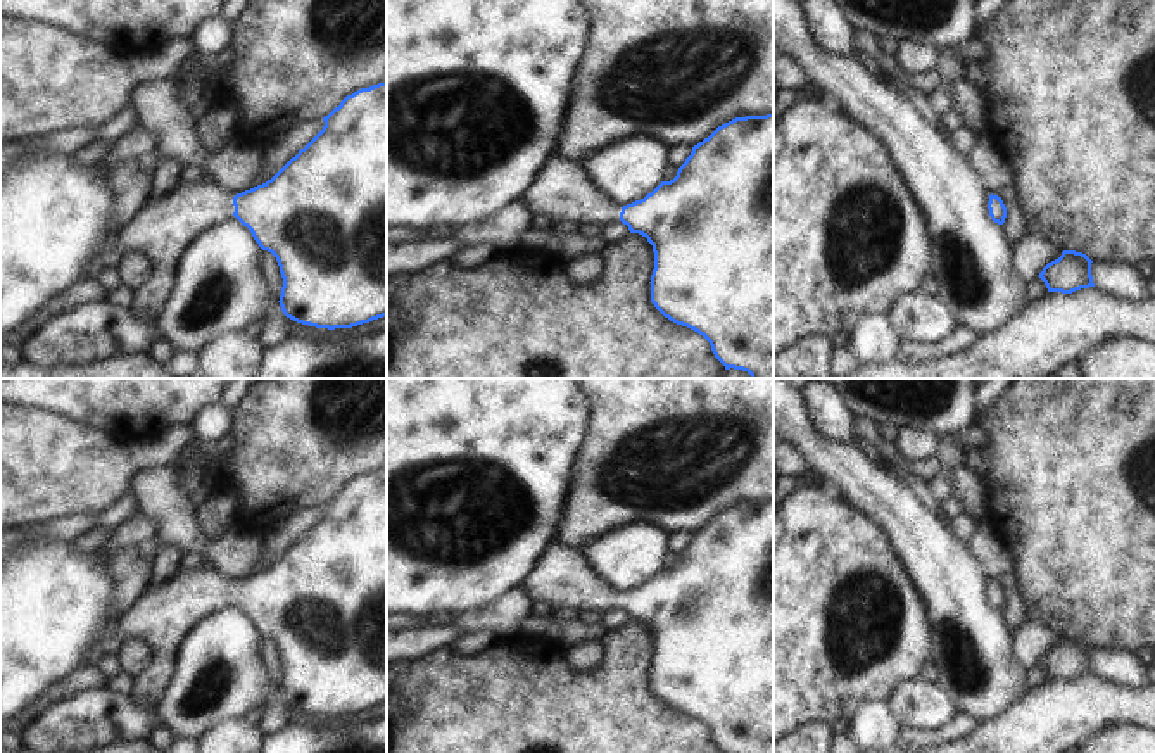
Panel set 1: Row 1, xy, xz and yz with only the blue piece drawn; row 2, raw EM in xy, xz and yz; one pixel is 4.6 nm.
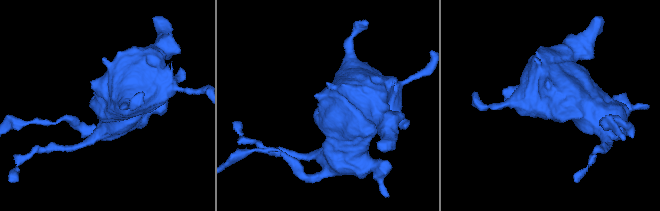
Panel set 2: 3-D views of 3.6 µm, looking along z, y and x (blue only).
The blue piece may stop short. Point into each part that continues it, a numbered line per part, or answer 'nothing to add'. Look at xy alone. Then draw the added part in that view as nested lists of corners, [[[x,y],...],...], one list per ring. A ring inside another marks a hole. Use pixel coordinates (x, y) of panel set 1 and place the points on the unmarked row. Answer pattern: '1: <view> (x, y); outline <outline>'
1: xy (164, 612); outline [[[197,568],[178,570],[167,582],[148,585],[116,620],[116,632],[86,653],[83,665],[119,655],[119,646],[126,641],[145,641],[150,646],[150,663],[133,679],[129,698],[138,710],[155,713],[171,679],[174,649],[199,620],[233,603],[233,584],[211,568]]]

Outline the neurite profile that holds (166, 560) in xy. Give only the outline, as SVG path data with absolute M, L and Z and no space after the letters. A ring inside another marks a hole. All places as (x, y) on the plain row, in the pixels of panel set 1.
M159 546L150 565L150 585L167 582L178 570L181 551L174 546Z

